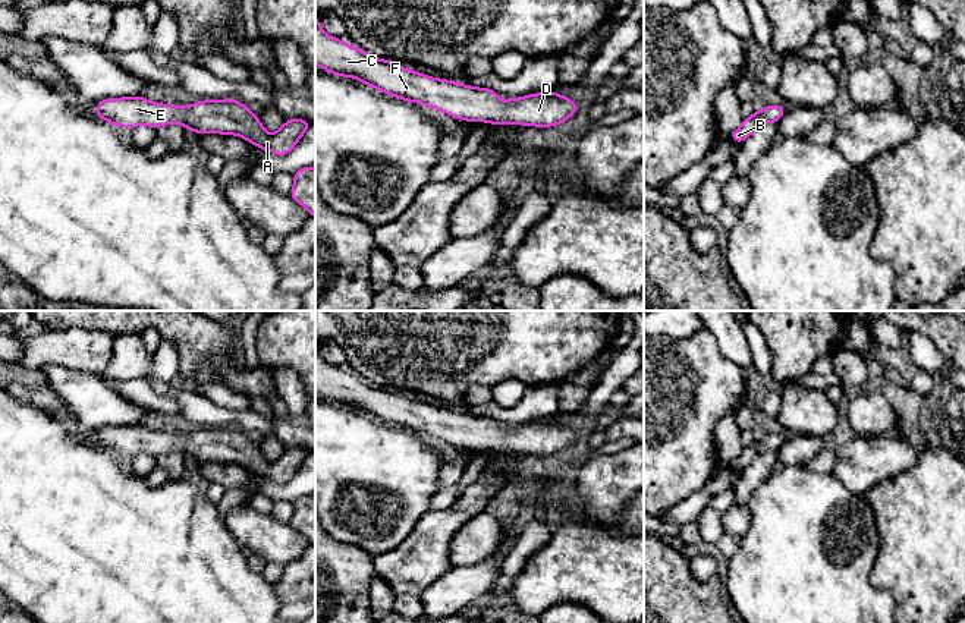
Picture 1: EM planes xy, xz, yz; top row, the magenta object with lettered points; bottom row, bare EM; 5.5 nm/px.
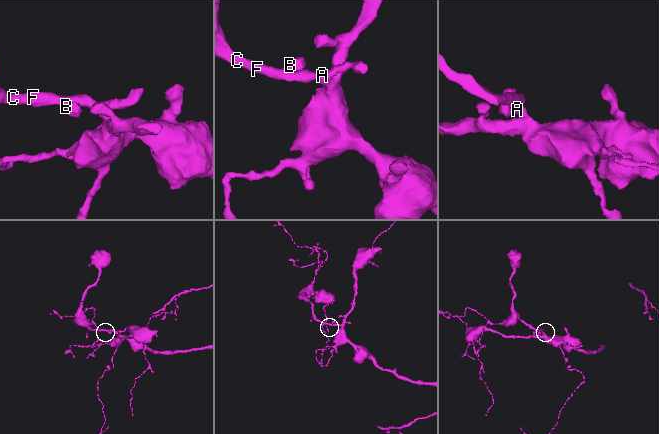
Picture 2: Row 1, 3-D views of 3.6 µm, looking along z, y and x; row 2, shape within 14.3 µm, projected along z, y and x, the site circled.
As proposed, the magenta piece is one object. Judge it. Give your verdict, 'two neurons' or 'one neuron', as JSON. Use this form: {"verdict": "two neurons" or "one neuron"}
{"verdict": "one neuron"}

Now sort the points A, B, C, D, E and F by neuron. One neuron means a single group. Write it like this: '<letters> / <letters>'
A B C D E F

